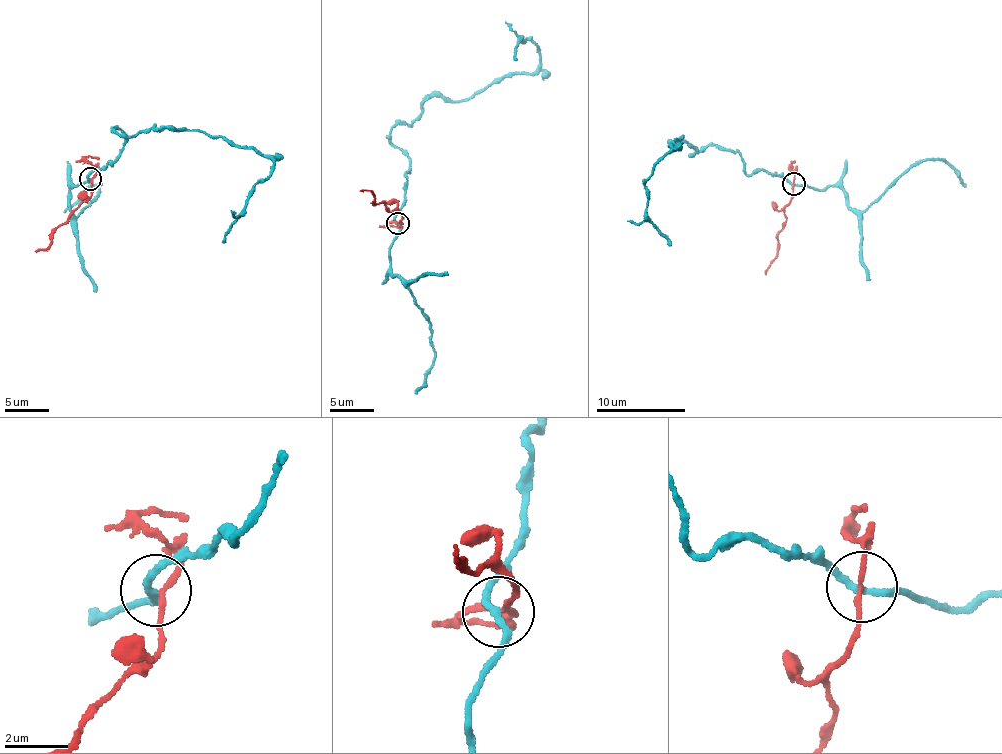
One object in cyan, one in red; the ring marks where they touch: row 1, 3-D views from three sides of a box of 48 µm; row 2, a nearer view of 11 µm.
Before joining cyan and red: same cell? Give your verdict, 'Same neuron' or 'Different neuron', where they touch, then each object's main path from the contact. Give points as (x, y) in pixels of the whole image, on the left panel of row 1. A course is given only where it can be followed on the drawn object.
Different neuron. Place: (90, 178). Course of cyan: (90, 179), (114, 166), (126, 140), (116, 128), (195, 130), (265, 154), (275, 165), (222, 243). Course of red: (90, 179), (91, 194), (60, 226), (45, 249), (36, 252)

